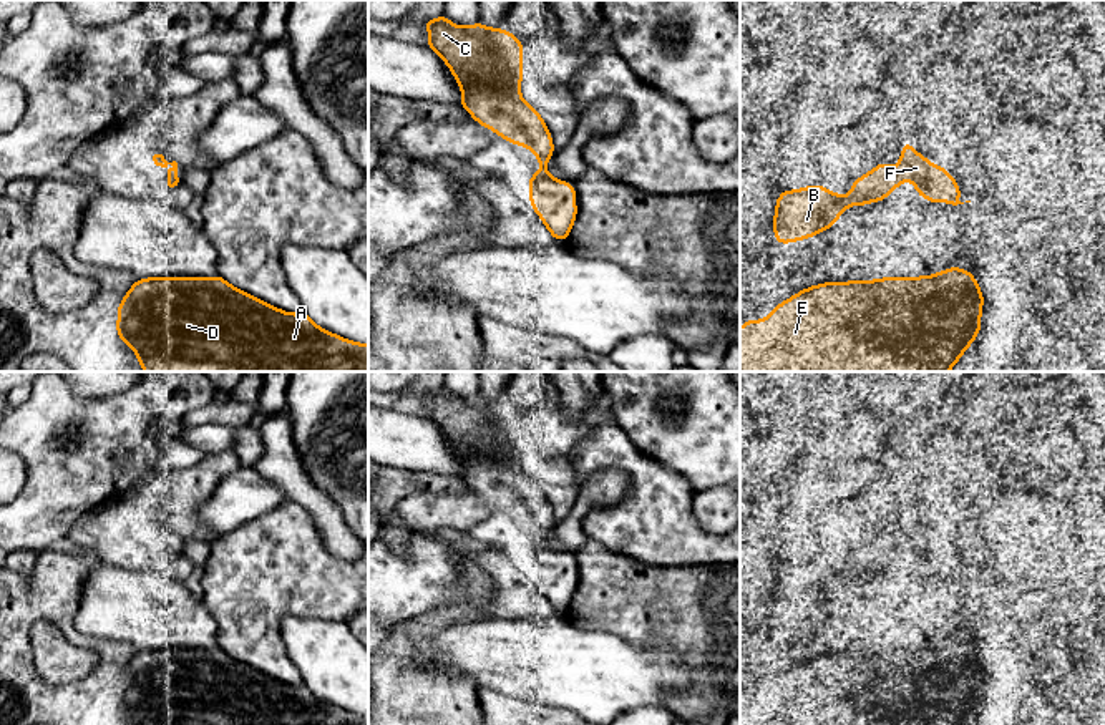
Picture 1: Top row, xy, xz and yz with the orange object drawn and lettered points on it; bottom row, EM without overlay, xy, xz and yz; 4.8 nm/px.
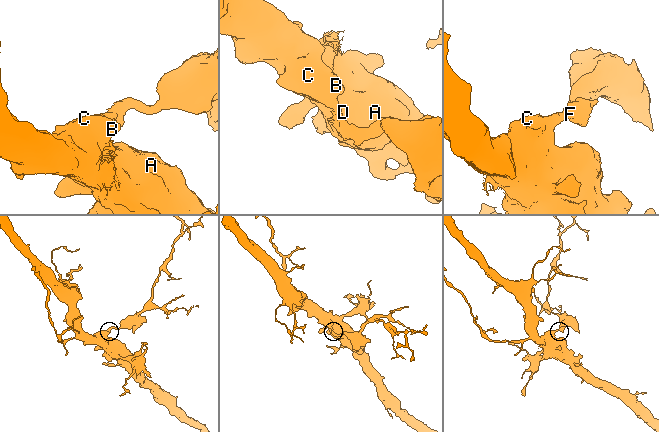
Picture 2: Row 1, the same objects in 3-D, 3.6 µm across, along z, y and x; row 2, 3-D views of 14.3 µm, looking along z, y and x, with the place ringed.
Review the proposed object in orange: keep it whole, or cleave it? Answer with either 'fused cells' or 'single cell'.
single cell

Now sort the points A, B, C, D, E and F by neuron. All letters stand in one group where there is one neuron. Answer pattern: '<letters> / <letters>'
A B C D E F

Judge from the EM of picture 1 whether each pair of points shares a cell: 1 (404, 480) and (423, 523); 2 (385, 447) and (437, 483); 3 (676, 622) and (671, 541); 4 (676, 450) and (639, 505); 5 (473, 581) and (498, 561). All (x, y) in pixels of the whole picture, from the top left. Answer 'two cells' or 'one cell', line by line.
1: two cells
2: two cells
3: two cells
4: two cells
5: two cells

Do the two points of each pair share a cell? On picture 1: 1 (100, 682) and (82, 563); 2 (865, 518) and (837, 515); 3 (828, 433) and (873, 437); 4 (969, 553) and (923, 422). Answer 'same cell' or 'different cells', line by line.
1: same cell
2: same cell
3: different cells
4: same cell

